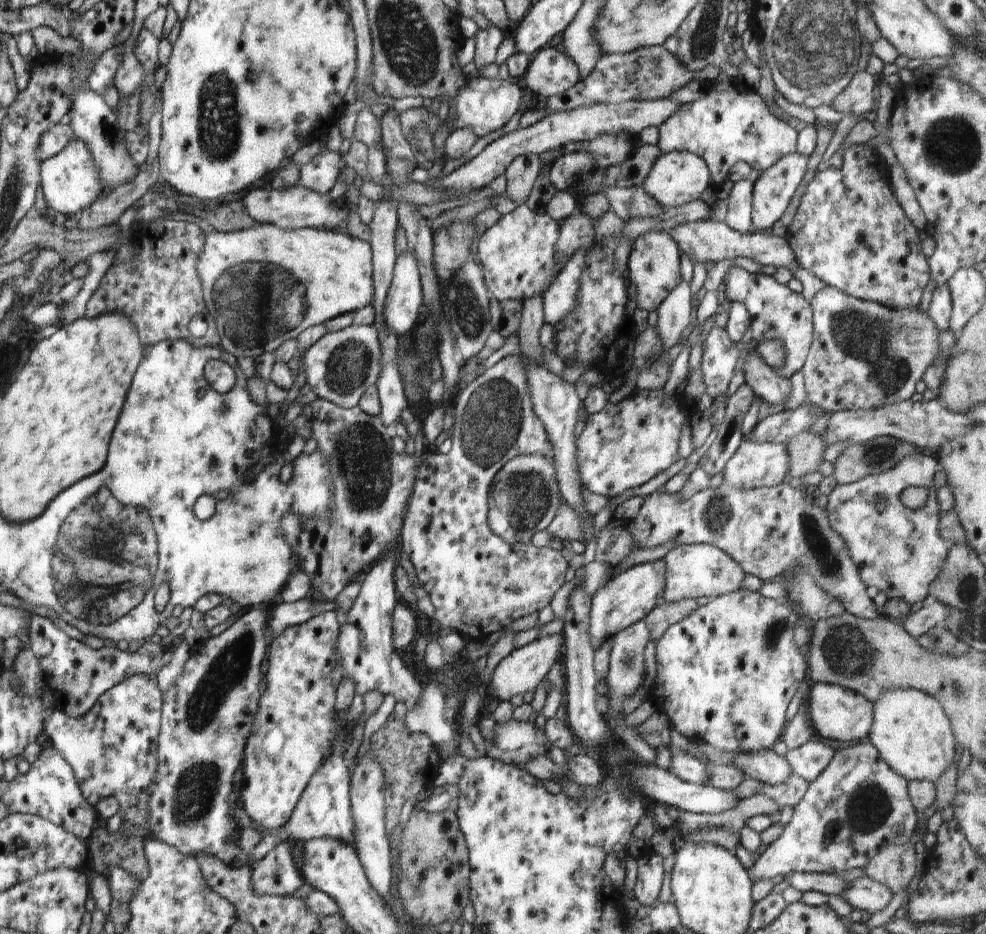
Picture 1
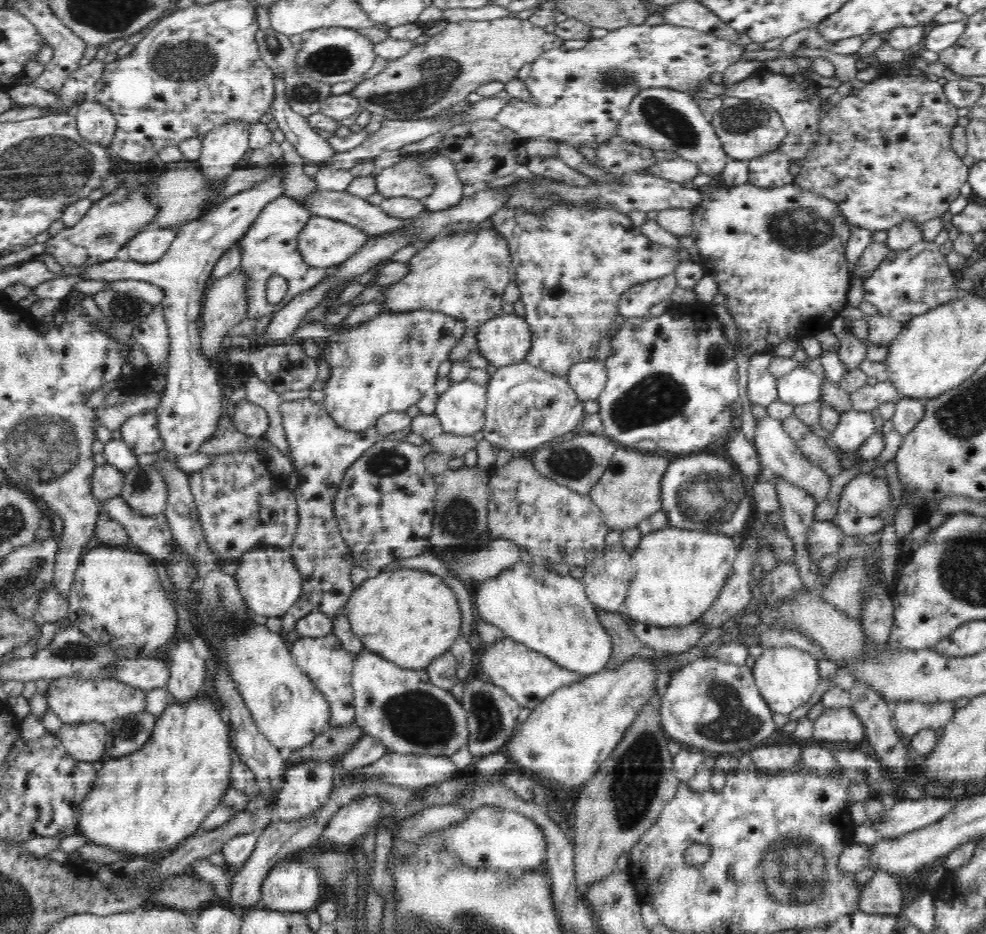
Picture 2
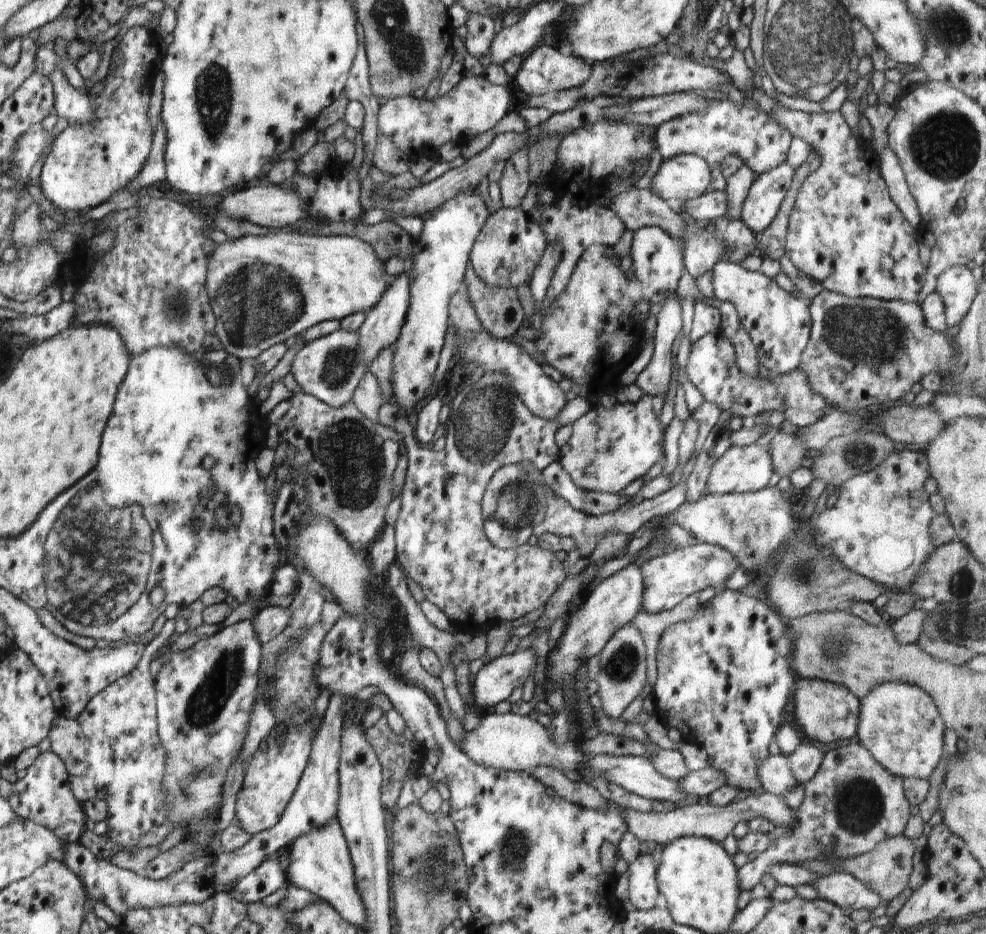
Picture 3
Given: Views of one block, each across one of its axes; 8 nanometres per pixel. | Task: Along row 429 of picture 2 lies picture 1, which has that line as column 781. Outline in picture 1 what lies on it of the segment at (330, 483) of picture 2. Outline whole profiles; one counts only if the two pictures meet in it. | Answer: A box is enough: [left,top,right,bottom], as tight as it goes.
[724,266,813,378]

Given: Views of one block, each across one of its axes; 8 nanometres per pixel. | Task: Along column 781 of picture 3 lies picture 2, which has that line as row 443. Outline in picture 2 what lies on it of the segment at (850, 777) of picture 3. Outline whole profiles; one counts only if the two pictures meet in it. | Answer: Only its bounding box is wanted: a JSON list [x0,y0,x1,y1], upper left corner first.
[829,410,876,452]

